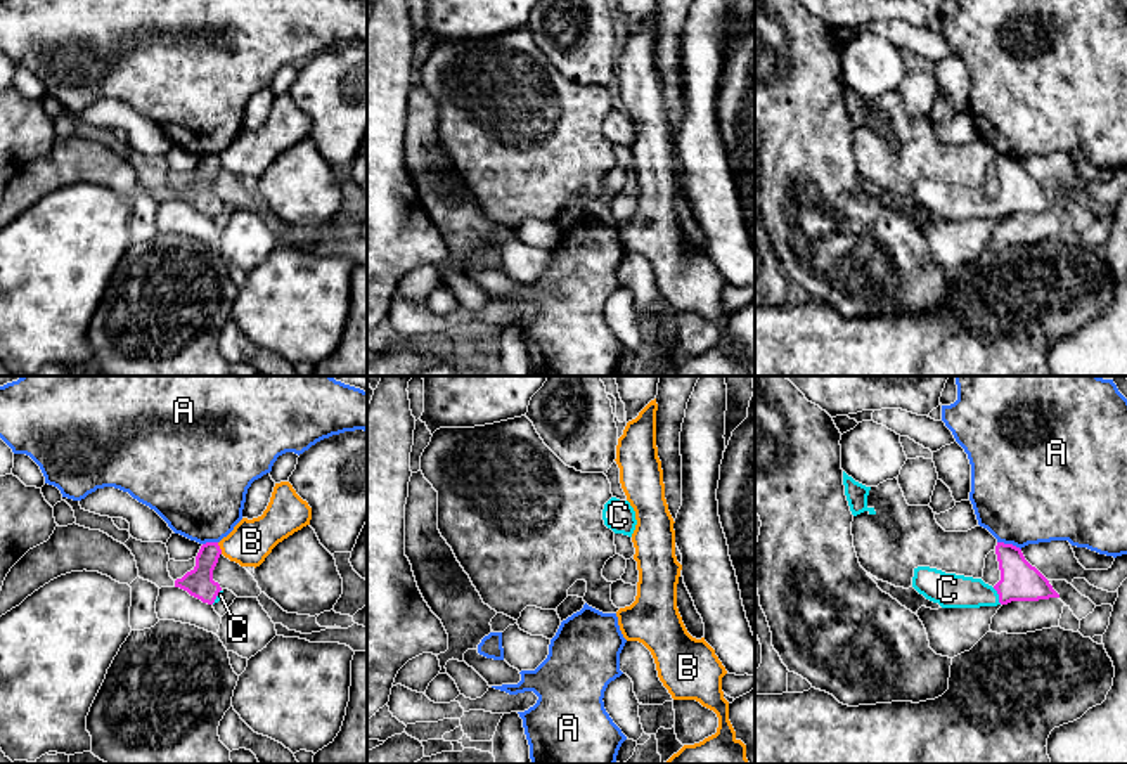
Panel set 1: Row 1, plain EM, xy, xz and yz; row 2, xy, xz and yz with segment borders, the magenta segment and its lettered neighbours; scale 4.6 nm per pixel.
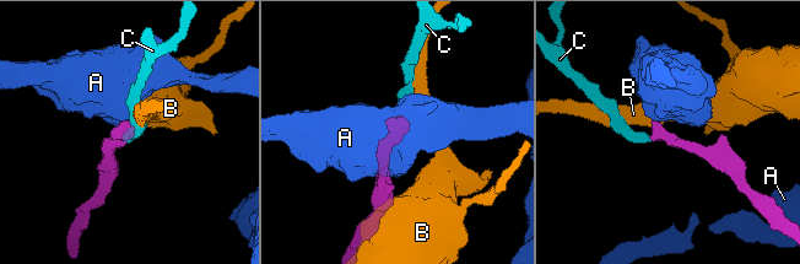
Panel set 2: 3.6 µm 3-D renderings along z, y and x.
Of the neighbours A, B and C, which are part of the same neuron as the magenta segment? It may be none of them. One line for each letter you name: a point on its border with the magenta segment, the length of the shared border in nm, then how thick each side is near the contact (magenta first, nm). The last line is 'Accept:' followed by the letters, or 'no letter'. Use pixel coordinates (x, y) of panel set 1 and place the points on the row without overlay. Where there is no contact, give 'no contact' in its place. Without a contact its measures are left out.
C: contact yz (999, 208); length 90 nm; calibres 180 and 160 nm
Accept: C

